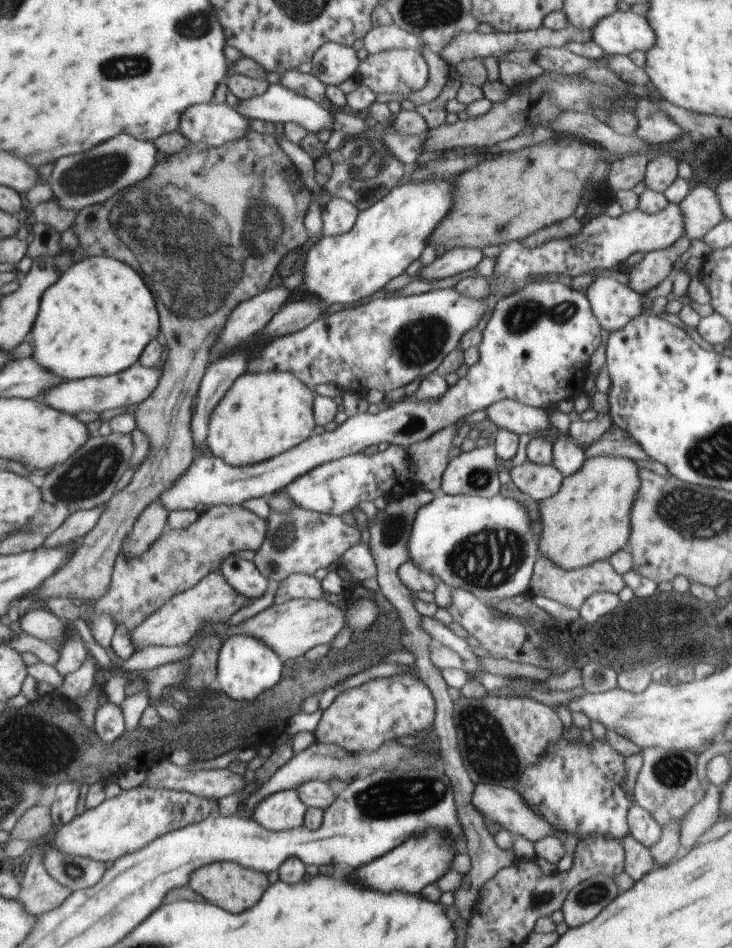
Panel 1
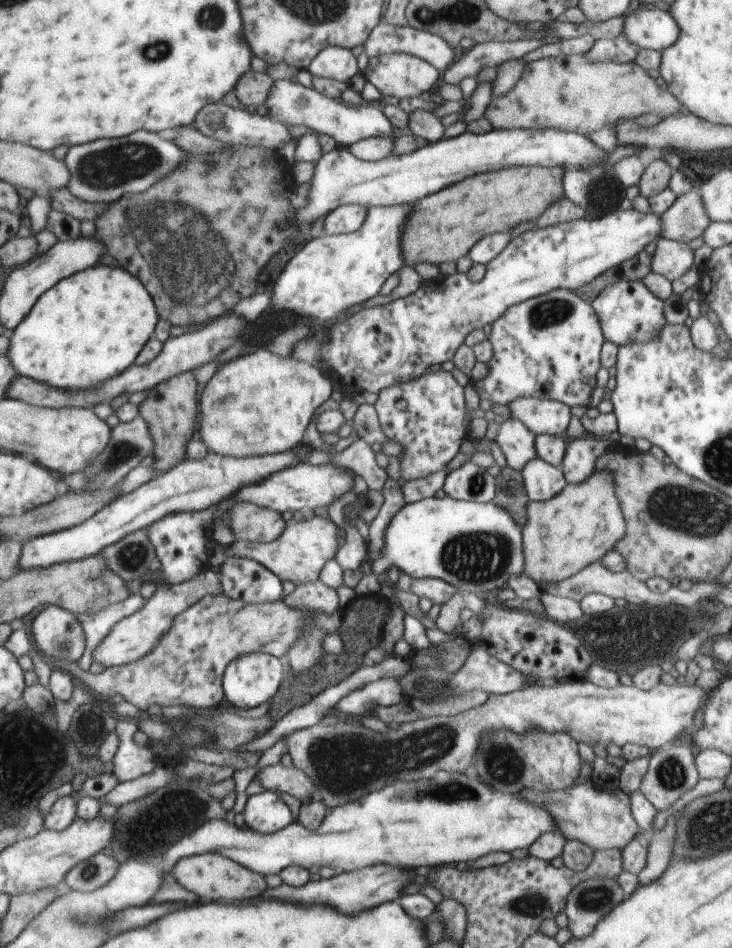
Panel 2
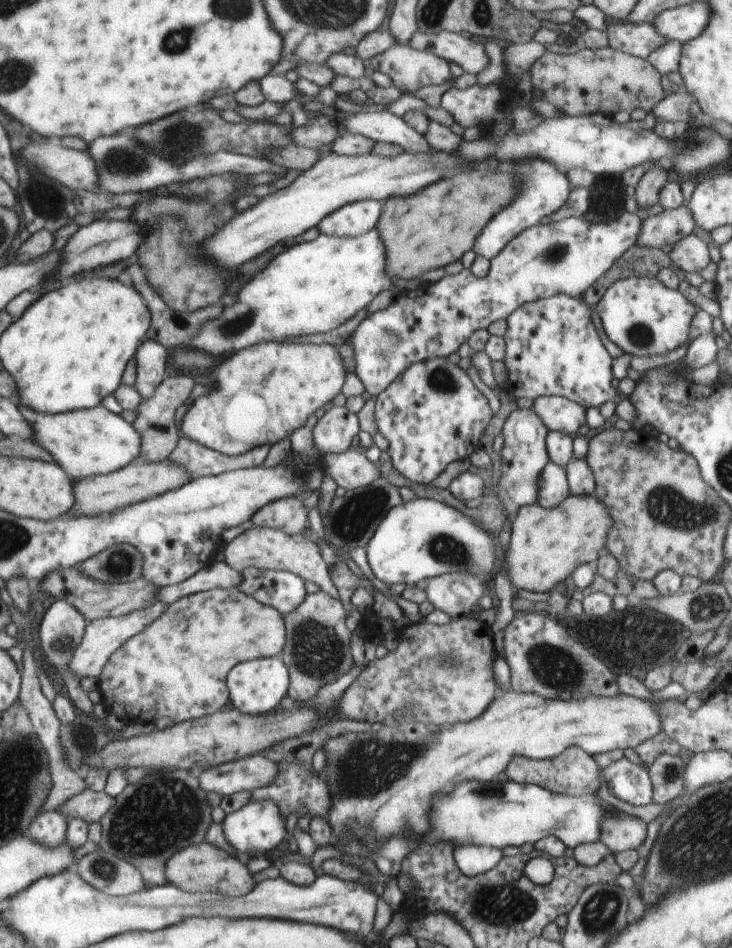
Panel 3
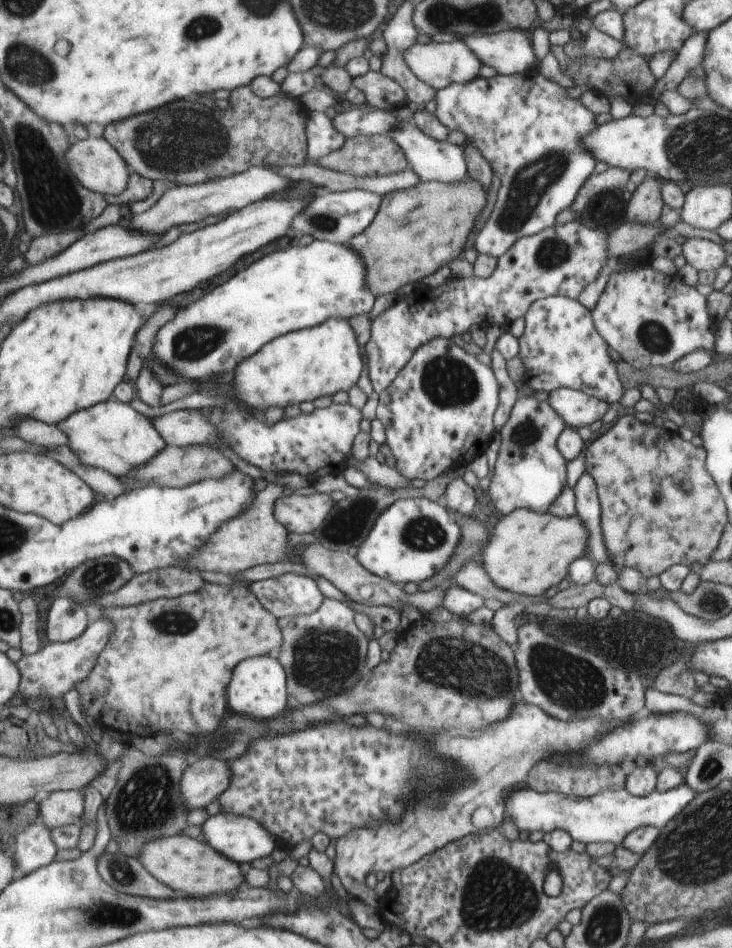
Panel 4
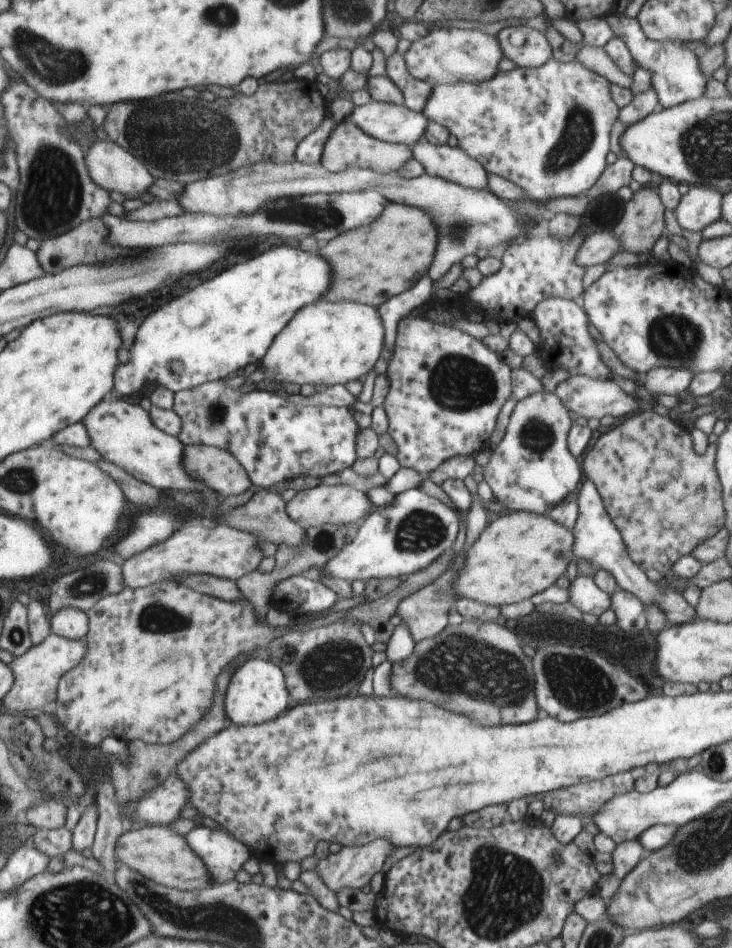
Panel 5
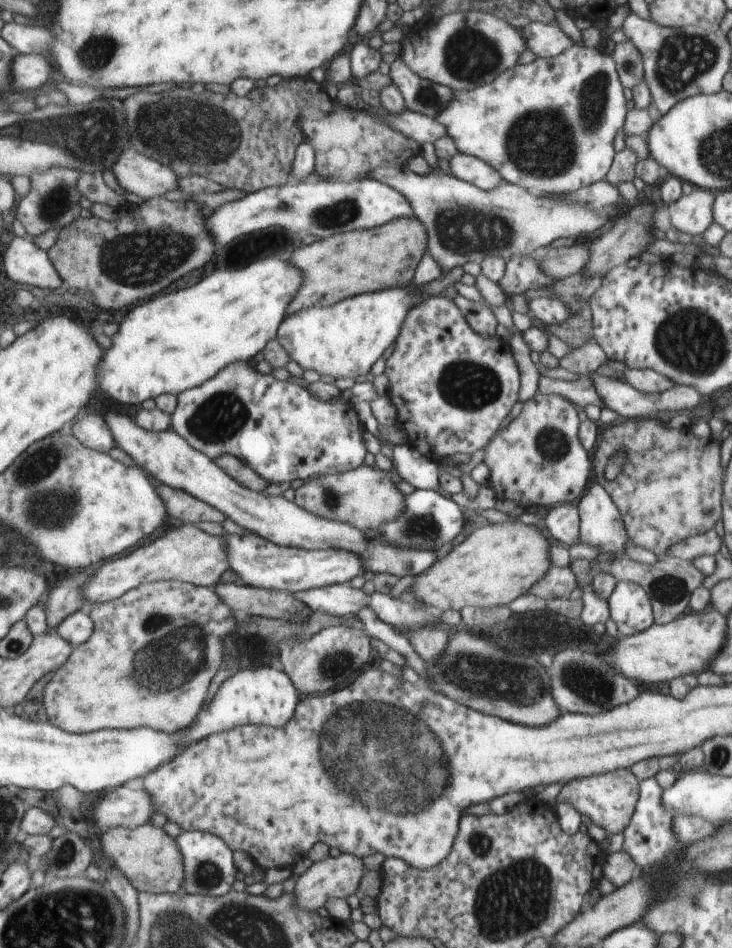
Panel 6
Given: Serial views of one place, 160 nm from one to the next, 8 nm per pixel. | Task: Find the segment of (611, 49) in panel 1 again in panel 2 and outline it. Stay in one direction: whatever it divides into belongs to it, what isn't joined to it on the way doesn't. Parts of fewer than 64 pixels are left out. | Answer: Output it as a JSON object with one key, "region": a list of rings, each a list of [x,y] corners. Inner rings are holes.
{"region":[[[642,5],[624,15],[622,35],[641,49],[663,51],[679,37],[679,26],[668,11]]]}

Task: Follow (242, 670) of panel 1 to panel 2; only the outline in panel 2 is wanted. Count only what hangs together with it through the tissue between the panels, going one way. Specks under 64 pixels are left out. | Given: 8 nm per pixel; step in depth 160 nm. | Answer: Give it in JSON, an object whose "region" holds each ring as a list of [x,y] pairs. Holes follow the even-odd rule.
{"region":[[[248,653],[237,656],[223,674],[223,693],[226,700],[238,708],[252,708],[270,701],[286,675],[285,660],[268,653]]]}

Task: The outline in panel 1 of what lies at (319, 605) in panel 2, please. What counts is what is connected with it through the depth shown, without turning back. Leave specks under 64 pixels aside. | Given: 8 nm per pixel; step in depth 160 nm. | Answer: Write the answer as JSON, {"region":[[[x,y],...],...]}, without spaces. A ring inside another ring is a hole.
{"region":[[[294,573],[278,583],[273,604],[279,605],[290,599],[319,599],[324,596],[320,581],[314,575]]]}

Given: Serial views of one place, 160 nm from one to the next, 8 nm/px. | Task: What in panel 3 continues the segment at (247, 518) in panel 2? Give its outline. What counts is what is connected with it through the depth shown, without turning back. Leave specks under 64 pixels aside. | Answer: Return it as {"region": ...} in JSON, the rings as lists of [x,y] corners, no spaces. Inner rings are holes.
{"region":[[[286,497],[269,502],[257,510],[250,519],[254,527],[281,530],[287,535],[308,532],[306,529],[308,512],[302,505],[303,501],[303,497]]]}

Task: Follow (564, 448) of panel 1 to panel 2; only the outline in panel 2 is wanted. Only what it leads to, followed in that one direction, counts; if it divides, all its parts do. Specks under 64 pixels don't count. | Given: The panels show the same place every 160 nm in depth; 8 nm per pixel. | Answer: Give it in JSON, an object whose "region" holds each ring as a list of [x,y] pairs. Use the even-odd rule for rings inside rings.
{"region":[[[592,436],[568,439],[560,468],[566,482],[578,484],[587,479],[596,470],[596,461],[607,450],[610,440]]]}

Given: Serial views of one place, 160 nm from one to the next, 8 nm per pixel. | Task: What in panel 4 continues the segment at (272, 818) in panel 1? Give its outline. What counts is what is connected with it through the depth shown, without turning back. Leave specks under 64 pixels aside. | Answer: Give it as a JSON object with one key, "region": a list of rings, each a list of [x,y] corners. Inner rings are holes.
{"region":[[[219,813],[209,817],[201,827],[207,845],[239,865],[243,862],[251,863],[256,858],[264,858],[264,856],[270,855],[278,845],[260,821],[244,815]]]}

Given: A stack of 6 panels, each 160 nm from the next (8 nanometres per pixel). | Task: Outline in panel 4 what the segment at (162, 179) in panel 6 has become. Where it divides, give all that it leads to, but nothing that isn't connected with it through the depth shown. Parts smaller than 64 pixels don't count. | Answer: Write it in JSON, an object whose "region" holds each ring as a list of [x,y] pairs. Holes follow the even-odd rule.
{"region":[[[91,138],[70,144],[66,149],[65,159],[71,173],[88,189],[101,195],[120,194],[127,185],[128,177],[132,174],[124,159],[114,150],[104,138]]]}

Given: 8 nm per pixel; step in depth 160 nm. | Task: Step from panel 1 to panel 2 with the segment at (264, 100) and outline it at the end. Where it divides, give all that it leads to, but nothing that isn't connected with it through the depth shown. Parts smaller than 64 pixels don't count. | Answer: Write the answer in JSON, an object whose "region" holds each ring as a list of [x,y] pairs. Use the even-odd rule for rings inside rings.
{"region":[[[276,79],[273,81],[264,104],[268,117],[289,126],[306,126],[312,128],[318,135],[332,136],[338,144],[350,146],[356,141],[372,137],[392,137],[392,123],[383,113],[382,105],[378,103],[359,104],[350,106],[338,100],[324,96],[313,88],[290,81]]]}

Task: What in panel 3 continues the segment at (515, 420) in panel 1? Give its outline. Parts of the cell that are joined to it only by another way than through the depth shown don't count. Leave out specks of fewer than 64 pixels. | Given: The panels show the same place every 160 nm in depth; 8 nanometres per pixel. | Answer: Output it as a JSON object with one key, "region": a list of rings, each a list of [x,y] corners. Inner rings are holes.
{"region":[[[541,396],[533,400],[531,409],[549,431],[577,436],[585,421],[586,409],[564,397]]]}

